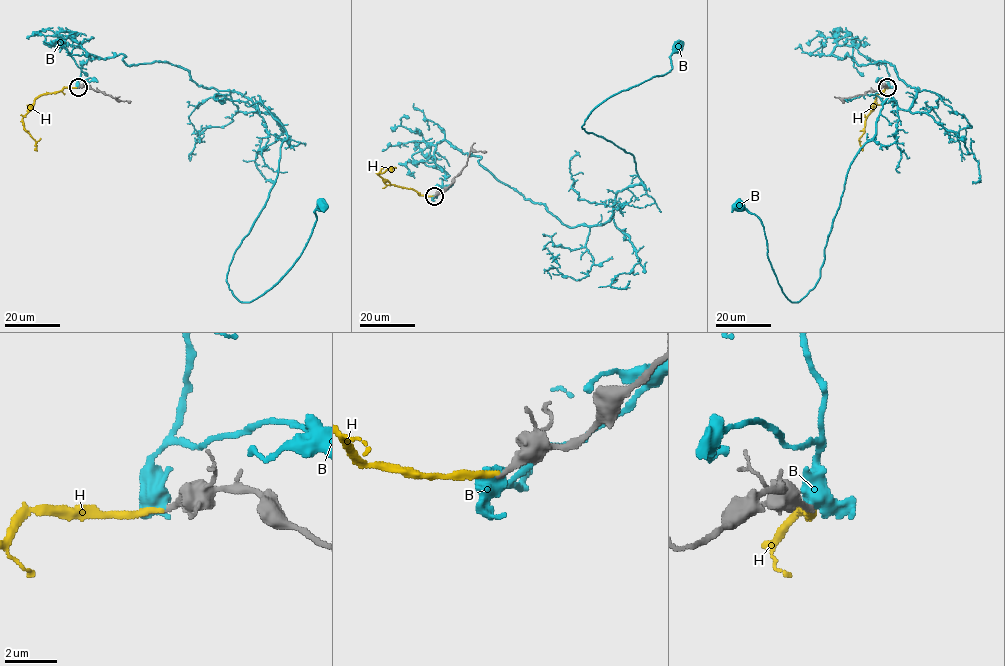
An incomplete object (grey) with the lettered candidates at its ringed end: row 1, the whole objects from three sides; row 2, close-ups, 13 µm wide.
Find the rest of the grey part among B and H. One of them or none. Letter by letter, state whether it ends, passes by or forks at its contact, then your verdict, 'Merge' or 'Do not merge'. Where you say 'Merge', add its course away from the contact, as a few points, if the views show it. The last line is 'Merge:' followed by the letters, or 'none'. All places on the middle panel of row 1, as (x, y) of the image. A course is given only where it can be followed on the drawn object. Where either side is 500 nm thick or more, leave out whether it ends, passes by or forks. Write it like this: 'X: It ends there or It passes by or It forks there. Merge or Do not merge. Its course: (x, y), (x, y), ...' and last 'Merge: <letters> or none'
B: It passes by. Do not merge
H: It ends there. Do not merge
Merge: none

